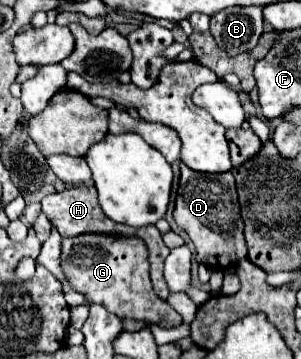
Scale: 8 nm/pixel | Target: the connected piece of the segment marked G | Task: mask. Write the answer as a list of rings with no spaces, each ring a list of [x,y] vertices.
[[[83,233],[61,241],[61,271],[67,283],[89,303],[103,305],[119,319],[139,319],[157,323],[163,329],[179,327],[181,315],[157,297],[149,275],[149,249],[141,237],[113,233]]]

